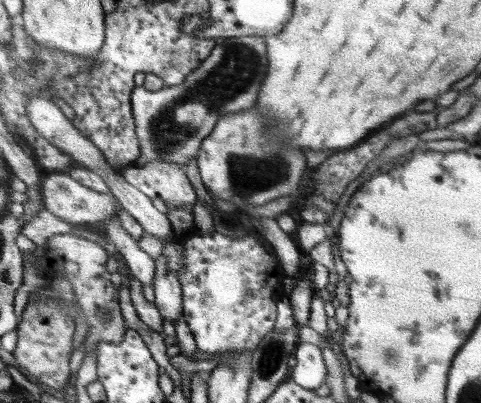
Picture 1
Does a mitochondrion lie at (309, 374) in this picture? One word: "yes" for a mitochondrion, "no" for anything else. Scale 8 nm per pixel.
no

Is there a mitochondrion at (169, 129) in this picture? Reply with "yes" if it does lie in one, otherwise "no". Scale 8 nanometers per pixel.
yes

